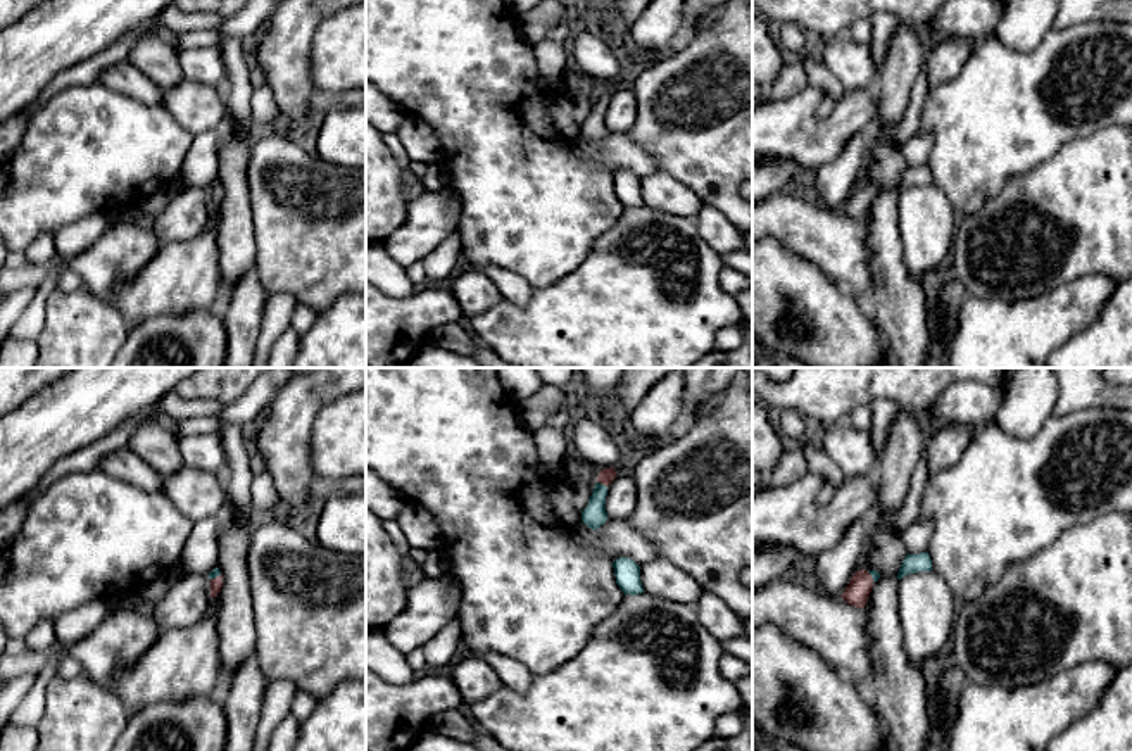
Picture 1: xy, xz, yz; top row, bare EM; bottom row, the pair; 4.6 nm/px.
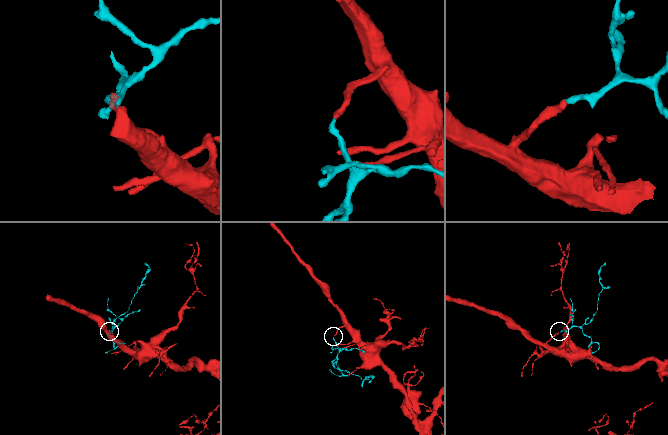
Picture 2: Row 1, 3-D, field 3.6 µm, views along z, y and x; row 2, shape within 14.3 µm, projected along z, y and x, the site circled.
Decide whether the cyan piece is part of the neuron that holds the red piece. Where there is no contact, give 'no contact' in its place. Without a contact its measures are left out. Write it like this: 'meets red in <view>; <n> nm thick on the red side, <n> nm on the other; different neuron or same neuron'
meets red in xz; 70 nm thick on the red side, 110 nm on the other; same neuron

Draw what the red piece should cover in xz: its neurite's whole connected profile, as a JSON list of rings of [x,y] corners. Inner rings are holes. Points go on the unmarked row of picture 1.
[[[606,81],[599,85],[597,97],[592,104],[592,109],[588,112],[587,121],[582,124],[582,135],[592,142],[597,143],[601,138],[606,136],[607,126],[606,126],[606,109],[609,97],[616,92],[614,81]]]

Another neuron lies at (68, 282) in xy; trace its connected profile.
[[[67,268],[64,273],[60,273],[55,288],[62,292],[74,292],[83,288],[83,281],[72,269]]]

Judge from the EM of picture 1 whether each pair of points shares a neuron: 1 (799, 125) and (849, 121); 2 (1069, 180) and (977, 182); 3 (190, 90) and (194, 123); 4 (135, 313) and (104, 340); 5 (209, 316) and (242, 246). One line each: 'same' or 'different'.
1: same
2: different
3: same
4: different
5: same

